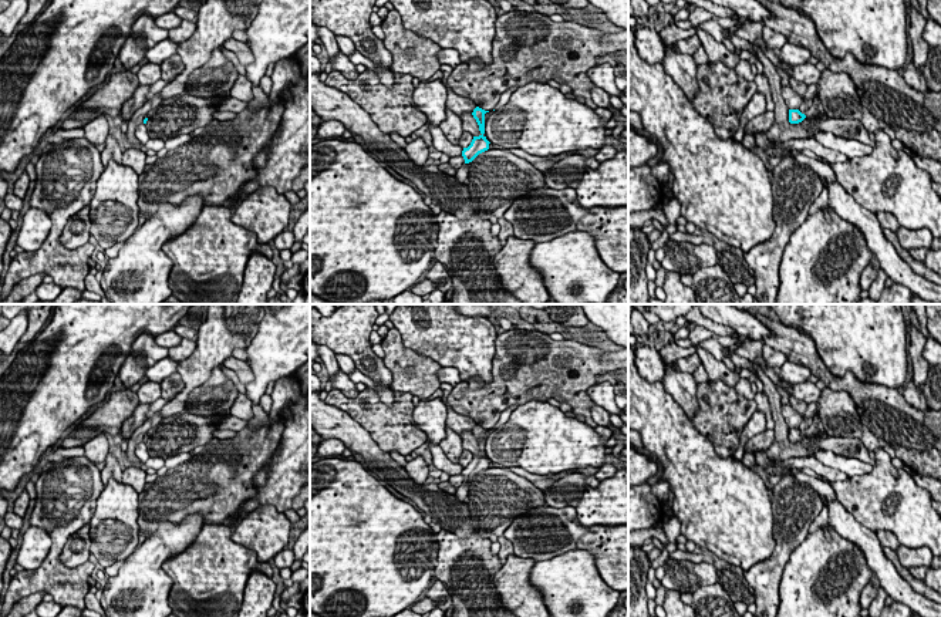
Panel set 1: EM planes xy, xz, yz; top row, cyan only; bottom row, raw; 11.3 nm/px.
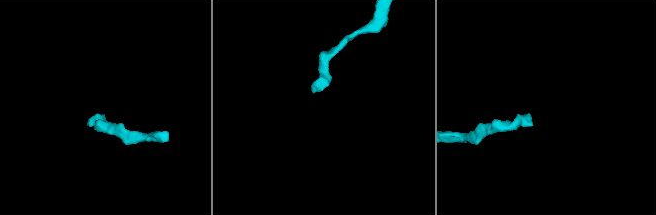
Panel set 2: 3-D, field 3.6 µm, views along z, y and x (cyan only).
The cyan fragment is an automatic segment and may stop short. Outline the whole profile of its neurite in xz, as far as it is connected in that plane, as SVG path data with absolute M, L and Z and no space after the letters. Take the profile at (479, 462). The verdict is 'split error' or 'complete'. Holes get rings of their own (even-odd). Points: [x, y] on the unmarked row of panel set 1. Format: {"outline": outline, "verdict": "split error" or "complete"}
{"outline": "M476 425L472 431L473 436L476 438L479 444L480 454L473 455L470 463L468 466L463 466L462 475L465 478L465 482L456 489L455 496L461 502L468 502L468 492L469 492L469 482L482 471L489 468L489 459L486 458L485 452L485 432L489 429L485 429L479 425Z", "verdict": "split error"}

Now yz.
{"outline": "M812 424L805 432L802 432L799 428L789 428L789 441L790 442L799 442L805 436L816 436L820 431Z", "verdict": "split error"}

